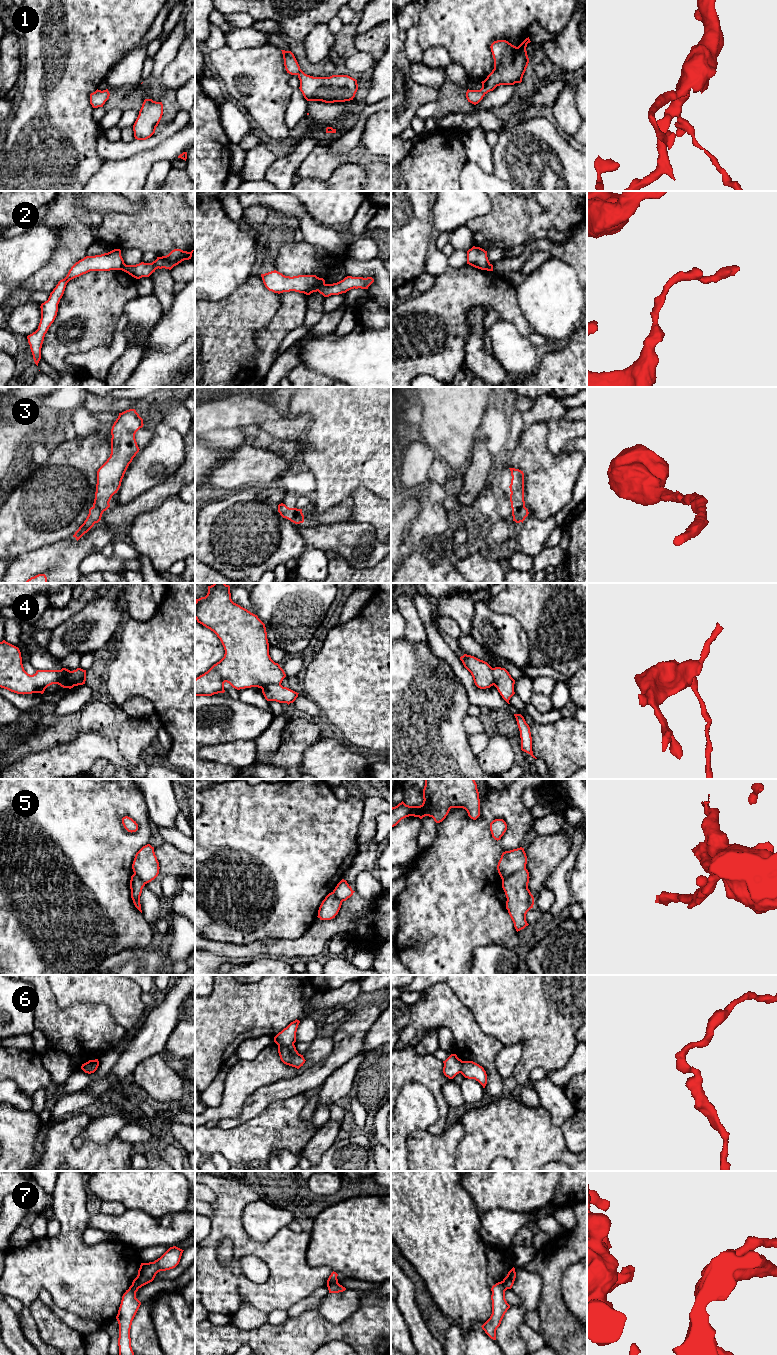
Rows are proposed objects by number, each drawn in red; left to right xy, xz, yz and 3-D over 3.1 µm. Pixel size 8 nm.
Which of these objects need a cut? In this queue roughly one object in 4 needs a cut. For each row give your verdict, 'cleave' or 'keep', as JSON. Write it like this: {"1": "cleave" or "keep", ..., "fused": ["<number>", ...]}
{"1": "keep", "2": "cleave", "3": "keep", "4": "keep", "5": "cleave", "6": "cleave", "7": "cleave", "fused": ["2", "5", "6", "7"]}

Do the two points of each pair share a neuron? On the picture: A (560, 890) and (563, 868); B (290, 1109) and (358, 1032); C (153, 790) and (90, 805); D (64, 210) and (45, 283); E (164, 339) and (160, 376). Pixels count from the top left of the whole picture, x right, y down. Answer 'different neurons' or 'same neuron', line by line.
A: same neuron
B: different neurons
C: different neurons
D: same neuron
E: different neurons

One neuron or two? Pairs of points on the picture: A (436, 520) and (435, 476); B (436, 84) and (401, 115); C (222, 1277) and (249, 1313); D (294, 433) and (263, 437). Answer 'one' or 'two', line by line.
A: two
B: two
C: two
D: two

